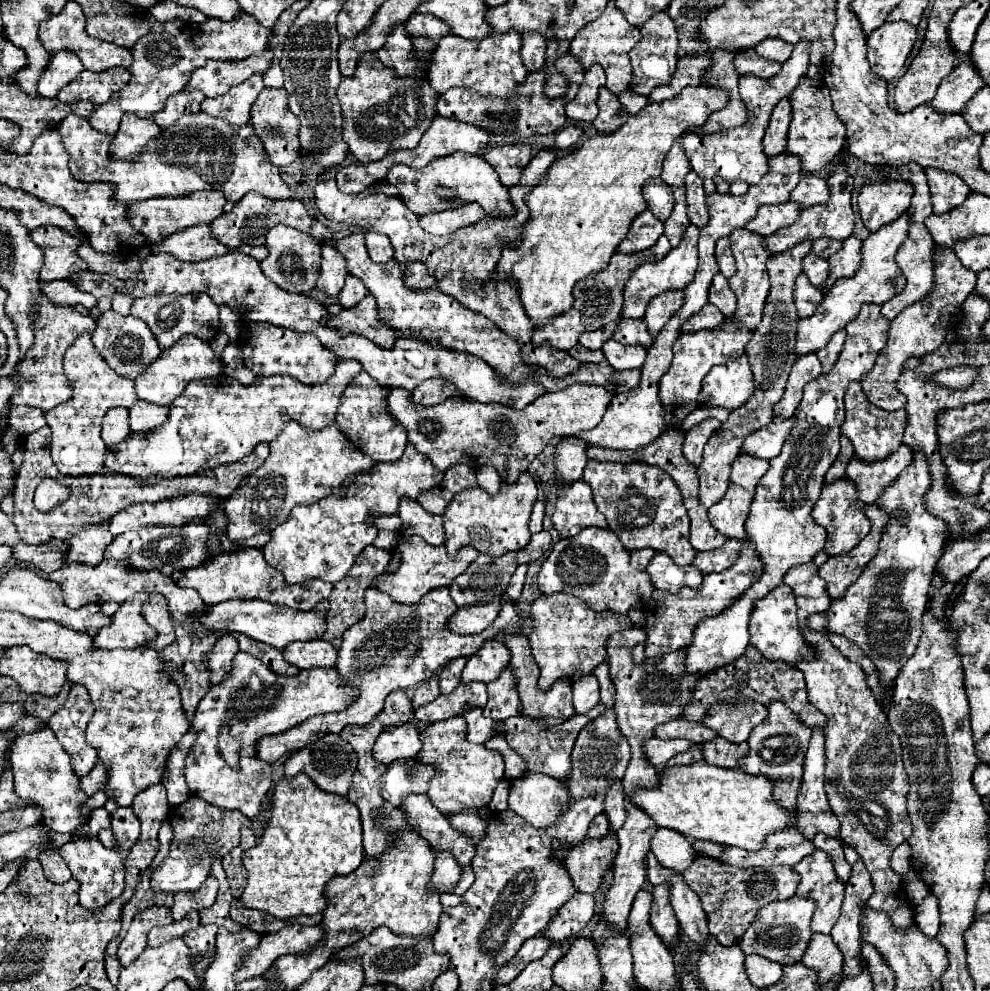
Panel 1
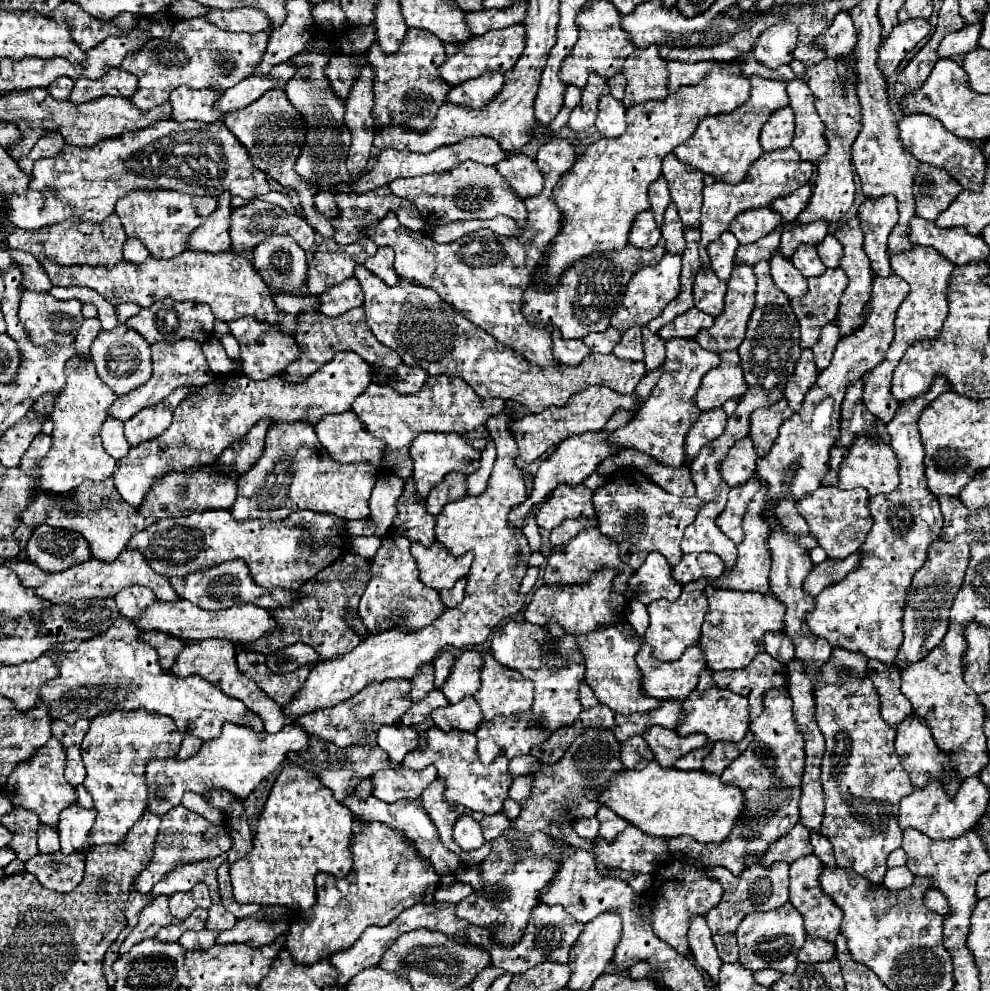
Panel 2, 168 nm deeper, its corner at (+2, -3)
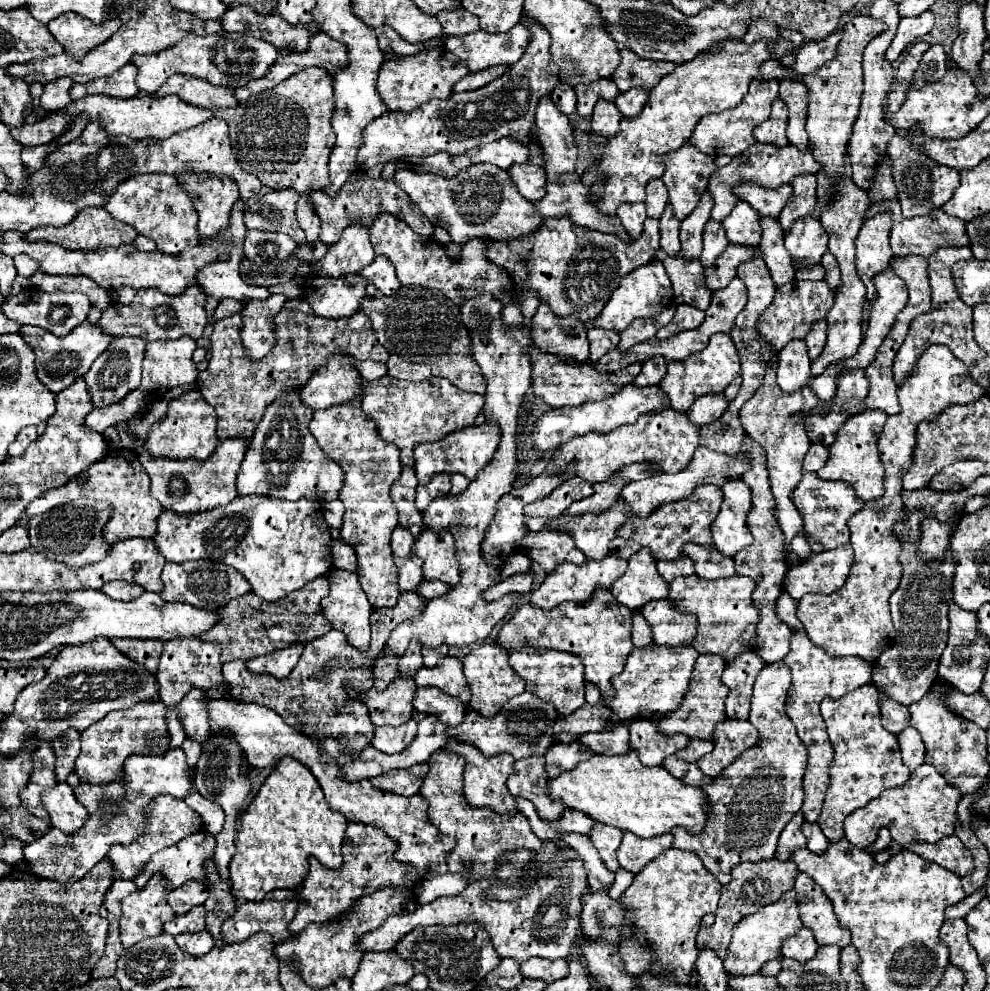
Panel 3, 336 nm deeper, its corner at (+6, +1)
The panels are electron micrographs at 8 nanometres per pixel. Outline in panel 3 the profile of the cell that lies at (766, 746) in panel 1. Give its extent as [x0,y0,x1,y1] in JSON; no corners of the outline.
[671,661,807,885]

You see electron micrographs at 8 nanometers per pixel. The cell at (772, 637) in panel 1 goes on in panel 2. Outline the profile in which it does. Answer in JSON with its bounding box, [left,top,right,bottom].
[701,587,785,671]

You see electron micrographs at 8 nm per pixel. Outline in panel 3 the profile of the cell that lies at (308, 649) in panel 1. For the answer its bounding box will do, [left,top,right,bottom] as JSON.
[247,643,303,677]

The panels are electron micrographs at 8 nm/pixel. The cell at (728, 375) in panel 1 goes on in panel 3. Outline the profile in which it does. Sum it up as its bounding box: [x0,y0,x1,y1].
[659,333,741,411]

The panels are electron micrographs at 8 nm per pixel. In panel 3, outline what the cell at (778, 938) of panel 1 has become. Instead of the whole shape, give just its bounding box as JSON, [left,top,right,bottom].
[723,891,801,975]

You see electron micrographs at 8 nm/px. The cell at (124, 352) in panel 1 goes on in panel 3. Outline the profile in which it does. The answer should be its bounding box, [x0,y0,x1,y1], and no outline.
[85,337,145,407]

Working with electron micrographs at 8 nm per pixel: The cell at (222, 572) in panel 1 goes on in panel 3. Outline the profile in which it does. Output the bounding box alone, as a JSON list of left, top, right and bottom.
[161,561,251,609]

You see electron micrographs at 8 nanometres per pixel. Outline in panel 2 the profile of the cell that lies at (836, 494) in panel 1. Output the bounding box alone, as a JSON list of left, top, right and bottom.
[797,487,873,559]

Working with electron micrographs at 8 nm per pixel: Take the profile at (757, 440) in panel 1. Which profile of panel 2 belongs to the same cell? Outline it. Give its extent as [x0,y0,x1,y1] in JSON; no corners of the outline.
[719,437,757,487]

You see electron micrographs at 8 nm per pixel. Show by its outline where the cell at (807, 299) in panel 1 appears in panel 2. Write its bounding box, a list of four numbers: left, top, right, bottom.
[769,251,807,297]

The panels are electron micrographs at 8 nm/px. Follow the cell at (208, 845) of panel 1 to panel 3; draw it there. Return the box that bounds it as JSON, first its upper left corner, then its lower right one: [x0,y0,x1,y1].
[107,795,203,879]

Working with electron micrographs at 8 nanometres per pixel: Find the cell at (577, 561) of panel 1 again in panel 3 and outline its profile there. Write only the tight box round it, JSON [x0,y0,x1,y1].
[515,529,587,573]

